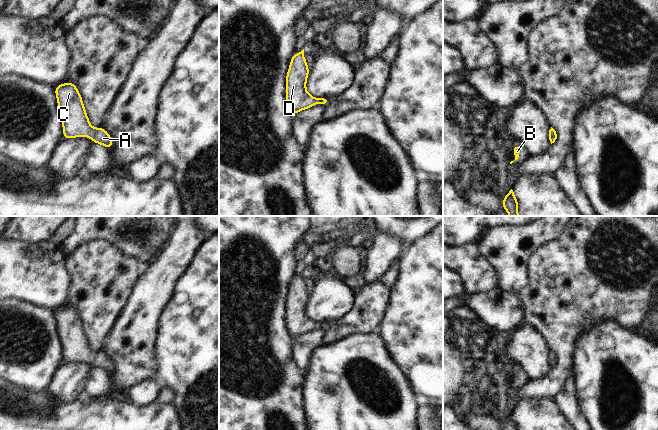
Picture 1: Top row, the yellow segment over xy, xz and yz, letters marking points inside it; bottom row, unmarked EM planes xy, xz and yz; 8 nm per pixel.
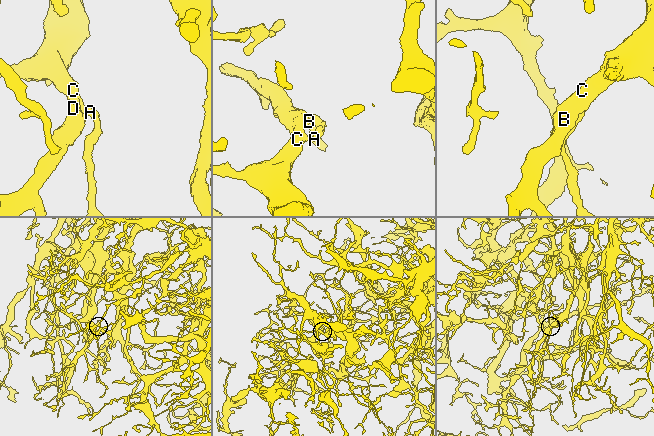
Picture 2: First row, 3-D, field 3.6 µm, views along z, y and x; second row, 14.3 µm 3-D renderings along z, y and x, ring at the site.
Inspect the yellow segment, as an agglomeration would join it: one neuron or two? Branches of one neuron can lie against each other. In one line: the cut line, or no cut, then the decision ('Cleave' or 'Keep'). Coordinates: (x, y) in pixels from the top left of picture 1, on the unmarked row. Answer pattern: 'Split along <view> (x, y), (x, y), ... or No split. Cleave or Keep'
No split. Keep

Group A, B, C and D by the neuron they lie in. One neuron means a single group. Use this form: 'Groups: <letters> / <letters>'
Groups: A B C D

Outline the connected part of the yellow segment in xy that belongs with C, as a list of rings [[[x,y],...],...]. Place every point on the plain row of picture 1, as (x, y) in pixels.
[[[71,306],[60,308],[54,312],[58,335],[62,342],[63,363],[85,360],[94,367],[101,368],[108,373],[113,371],[113,363],[103,352],[93,352],[82,326],[82,320],[77,311]]]

